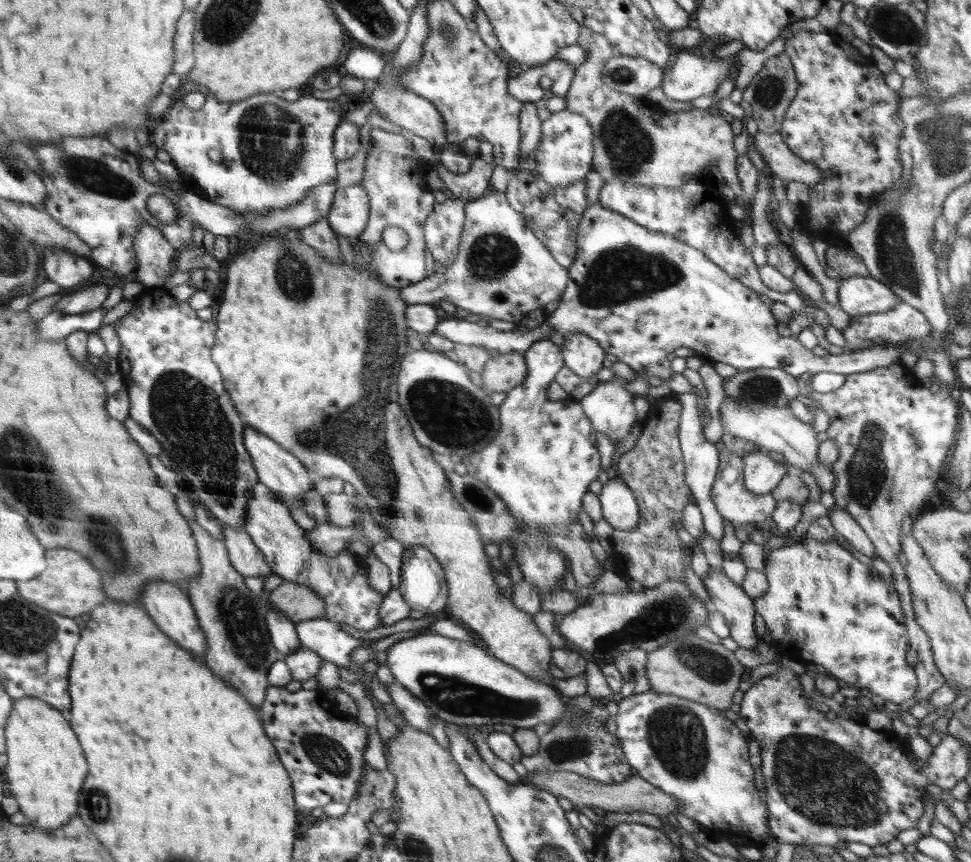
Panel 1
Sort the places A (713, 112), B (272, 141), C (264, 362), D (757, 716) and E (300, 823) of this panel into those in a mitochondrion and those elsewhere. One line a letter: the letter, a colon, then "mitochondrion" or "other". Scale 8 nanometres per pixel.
A: other
B: mitochondrion
C: other
D: other
E: other

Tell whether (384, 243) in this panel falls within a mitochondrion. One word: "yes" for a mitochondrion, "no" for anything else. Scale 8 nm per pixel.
no

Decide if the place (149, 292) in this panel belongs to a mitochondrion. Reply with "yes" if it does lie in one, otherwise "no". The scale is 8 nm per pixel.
no

